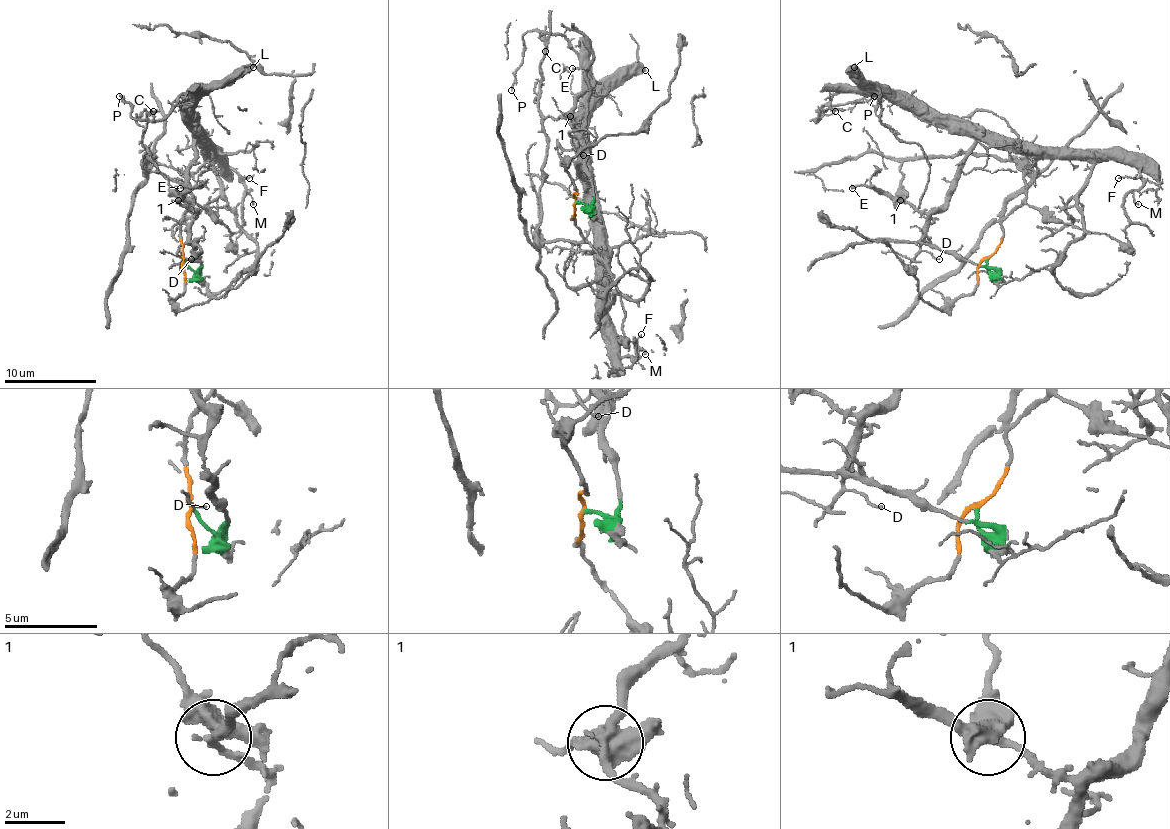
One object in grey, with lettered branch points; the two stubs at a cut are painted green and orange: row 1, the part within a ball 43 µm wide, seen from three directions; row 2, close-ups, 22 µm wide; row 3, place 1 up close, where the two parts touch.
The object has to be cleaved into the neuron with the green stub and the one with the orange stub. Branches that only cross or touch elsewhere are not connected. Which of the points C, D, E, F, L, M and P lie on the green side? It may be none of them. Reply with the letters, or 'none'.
C, D, E, F, L, M, P

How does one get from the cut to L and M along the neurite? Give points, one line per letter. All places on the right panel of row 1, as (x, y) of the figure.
L: (986, 260), (988, 272), (940, 251), (926, 233), (974, 140), (900, 105), (854, 66)
M: (986, 260), (988, 272), (940, 251), (926, 233), (956, 170), (981, 140), (1113, 149), (1141, 168), (1138, 205)

